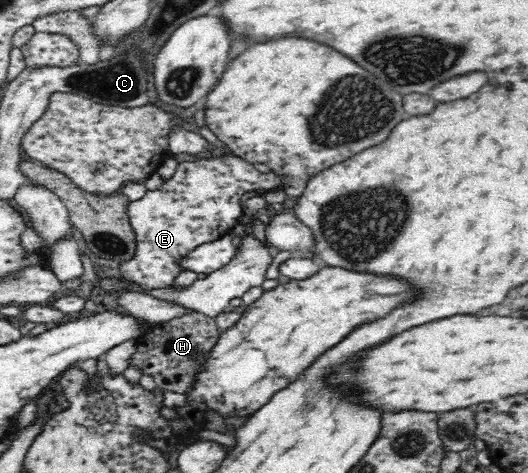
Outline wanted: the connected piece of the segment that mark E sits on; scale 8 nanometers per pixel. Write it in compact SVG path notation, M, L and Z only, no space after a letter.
M233 154L215 158L202 158L178 162L176 173L167 179L159 189L149 191L140 200L131 201L127 214L135 235L135 255L132 259L120 263L123 280L146 289L170 287L182 273L182 259L186 259L198 246L210 243L230 233L239 223L243 214L242 197L252 191L273 191L282 187L283 180L278 174L270 171L262 173L254 165L243 161Z

